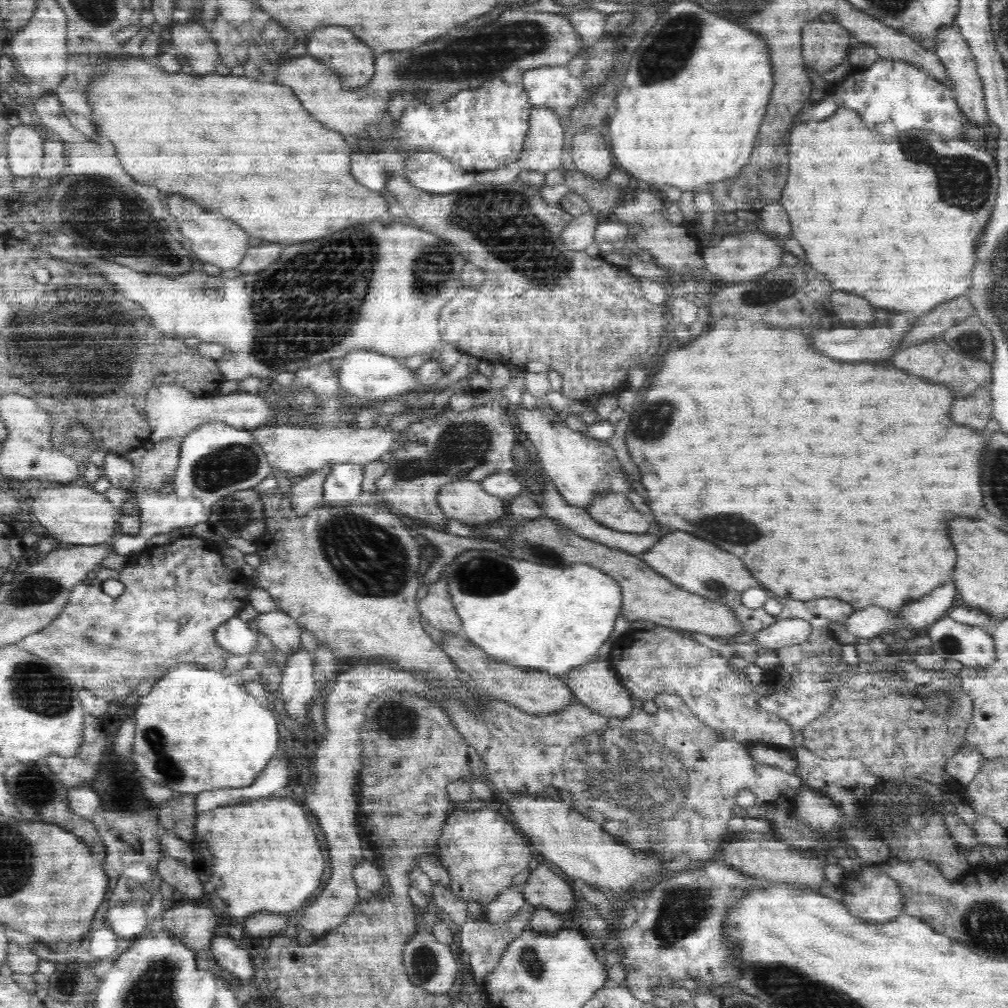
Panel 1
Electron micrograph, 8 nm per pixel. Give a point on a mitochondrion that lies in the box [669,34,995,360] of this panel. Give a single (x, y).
(963, 181)

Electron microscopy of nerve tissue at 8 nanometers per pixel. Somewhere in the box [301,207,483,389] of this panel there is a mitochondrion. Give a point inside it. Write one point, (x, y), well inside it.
(431, 270)

